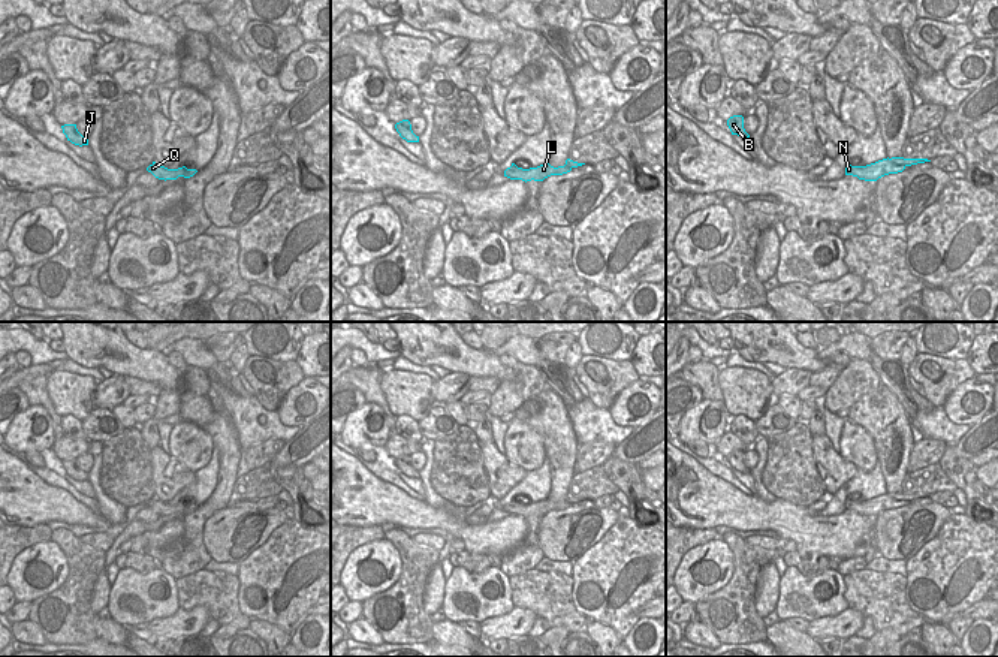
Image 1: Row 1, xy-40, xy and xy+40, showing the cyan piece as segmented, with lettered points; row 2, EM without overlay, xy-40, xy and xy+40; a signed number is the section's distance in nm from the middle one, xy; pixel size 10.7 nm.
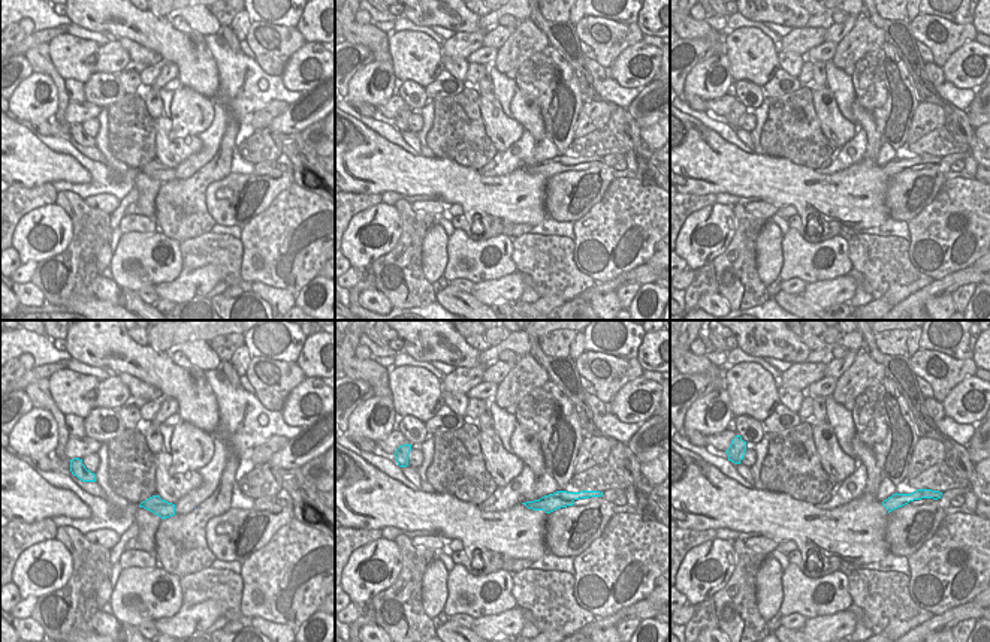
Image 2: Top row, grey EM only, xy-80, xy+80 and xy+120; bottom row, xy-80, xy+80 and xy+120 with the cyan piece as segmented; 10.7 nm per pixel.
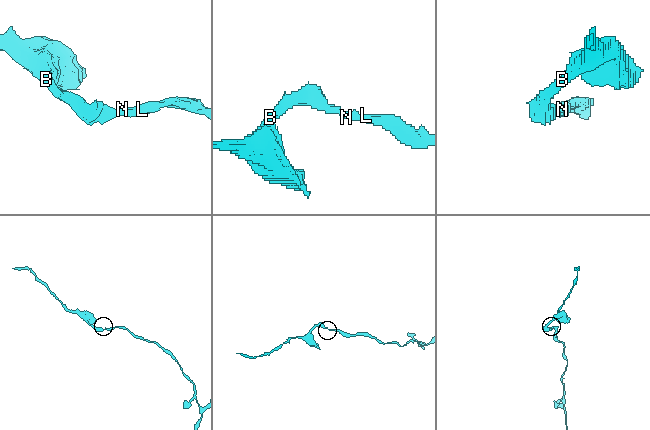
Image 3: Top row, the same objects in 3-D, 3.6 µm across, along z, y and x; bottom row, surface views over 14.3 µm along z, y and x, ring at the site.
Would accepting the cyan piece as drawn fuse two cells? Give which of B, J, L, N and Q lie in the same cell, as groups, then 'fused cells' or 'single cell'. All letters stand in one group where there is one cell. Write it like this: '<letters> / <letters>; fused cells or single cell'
B J L N Q; single cell

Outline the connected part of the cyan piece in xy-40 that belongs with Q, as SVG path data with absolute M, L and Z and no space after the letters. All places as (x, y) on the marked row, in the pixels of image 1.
M153 162L148 168L148 172L151 172L156 178L159 180L177 180L178 177L190 178L193 177L198 171L196 169L187 169L186 166L178 168L178 169L168 169L165 166L157 165Z

